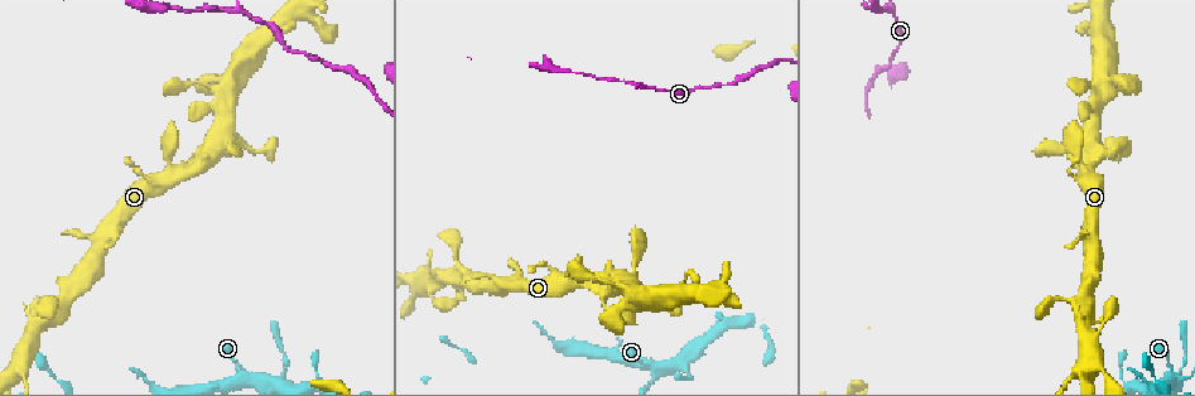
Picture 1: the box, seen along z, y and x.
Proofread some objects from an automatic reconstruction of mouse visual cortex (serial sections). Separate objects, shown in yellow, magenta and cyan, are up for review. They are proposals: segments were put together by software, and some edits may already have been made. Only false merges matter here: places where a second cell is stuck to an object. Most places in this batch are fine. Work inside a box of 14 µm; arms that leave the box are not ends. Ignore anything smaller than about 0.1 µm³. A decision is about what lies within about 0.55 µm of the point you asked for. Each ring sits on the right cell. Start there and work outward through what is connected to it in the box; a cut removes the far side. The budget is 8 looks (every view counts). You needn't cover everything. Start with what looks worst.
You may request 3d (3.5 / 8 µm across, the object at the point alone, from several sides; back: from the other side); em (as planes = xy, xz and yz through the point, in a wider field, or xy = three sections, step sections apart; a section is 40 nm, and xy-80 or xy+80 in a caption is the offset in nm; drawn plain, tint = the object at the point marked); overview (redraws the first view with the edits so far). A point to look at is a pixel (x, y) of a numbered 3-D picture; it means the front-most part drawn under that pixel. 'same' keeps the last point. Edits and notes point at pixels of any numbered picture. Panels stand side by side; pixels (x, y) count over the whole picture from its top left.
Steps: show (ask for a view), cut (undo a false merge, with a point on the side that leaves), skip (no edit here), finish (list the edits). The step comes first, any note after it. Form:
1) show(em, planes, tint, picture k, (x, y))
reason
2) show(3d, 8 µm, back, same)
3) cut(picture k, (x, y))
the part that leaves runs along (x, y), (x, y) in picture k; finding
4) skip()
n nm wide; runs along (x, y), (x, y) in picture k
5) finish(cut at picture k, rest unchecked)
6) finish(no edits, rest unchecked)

show(3d, 8 µm, picture 1, (893, 10))

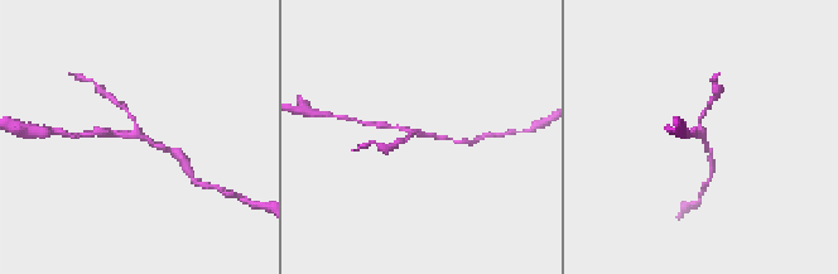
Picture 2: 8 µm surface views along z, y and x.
show(3d, 3.5 µm, back, picture 2, (140, 135))

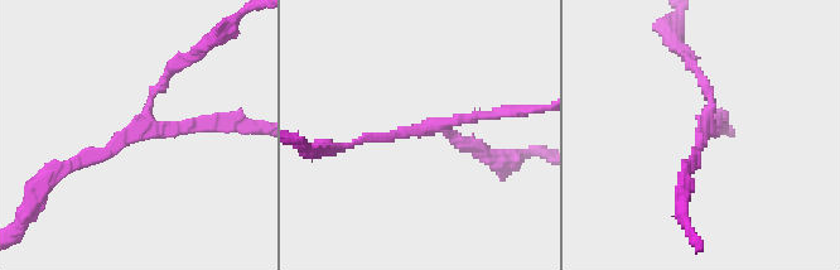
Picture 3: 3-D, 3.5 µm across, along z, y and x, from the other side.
show(em, xy, step 5, tint, picture 3, (428, 129))
shape alone is not enough

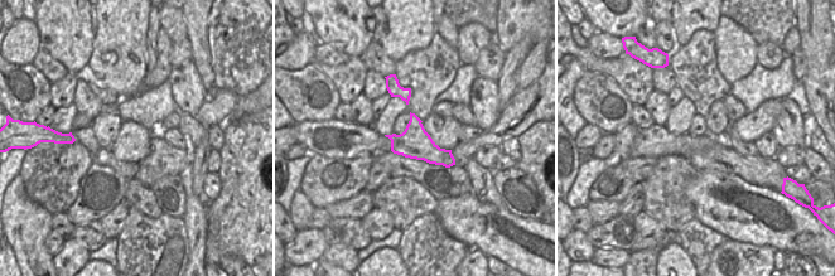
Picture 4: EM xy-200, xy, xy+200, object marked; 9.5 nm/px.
skip()
runs along (70, 165), (144, 130), (225, 123) in picture 3; one cell here

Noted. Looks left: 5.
show(3d, 8 µm, picture 1, (242, 372))
three arms meet

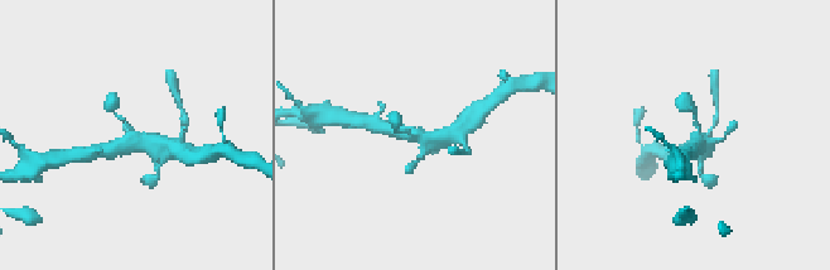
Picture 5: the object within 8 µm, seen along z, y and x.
show(em, xy, step 5, tint, picture 5, (131, 136))
need the tissue

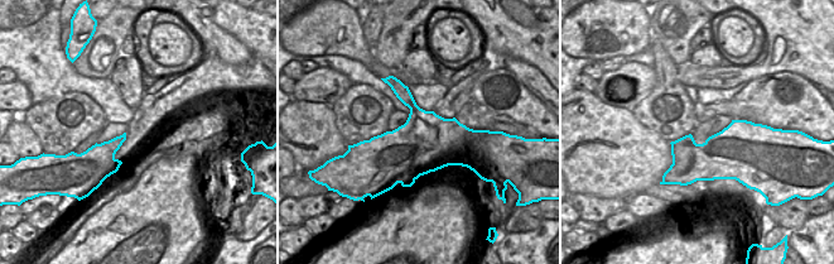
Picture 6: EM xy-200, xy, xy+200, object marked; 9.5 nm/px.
skip()
runs along (112, 107), (138, 141), (165, 148) in picture 5; continuous, no second cell

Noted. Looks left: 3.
show(3d, 3.5 µm, picture 1, (462, 270))

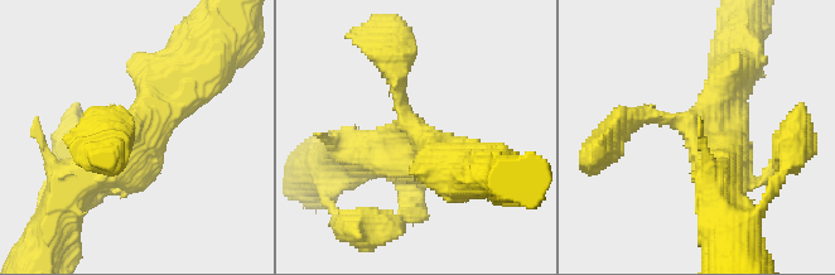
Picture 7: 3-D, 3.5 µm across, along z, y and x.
show(em, xy, step 2, tint, picture 7, (696, 140))

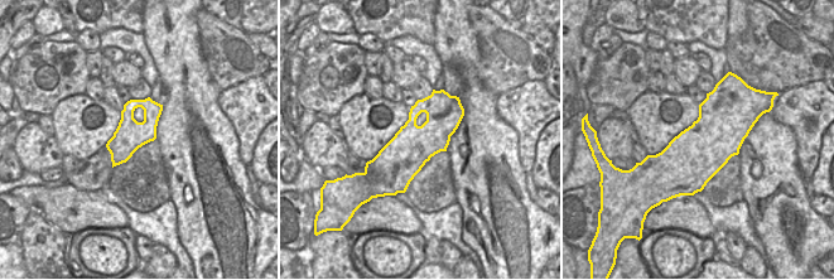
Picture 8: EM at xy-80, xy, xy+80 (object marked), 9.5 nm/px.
skip()
runs along (183, 92), (66, 204) in picture 7; continuous, no second cell

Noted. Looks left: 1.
finish(no edits, rest unchecked)

